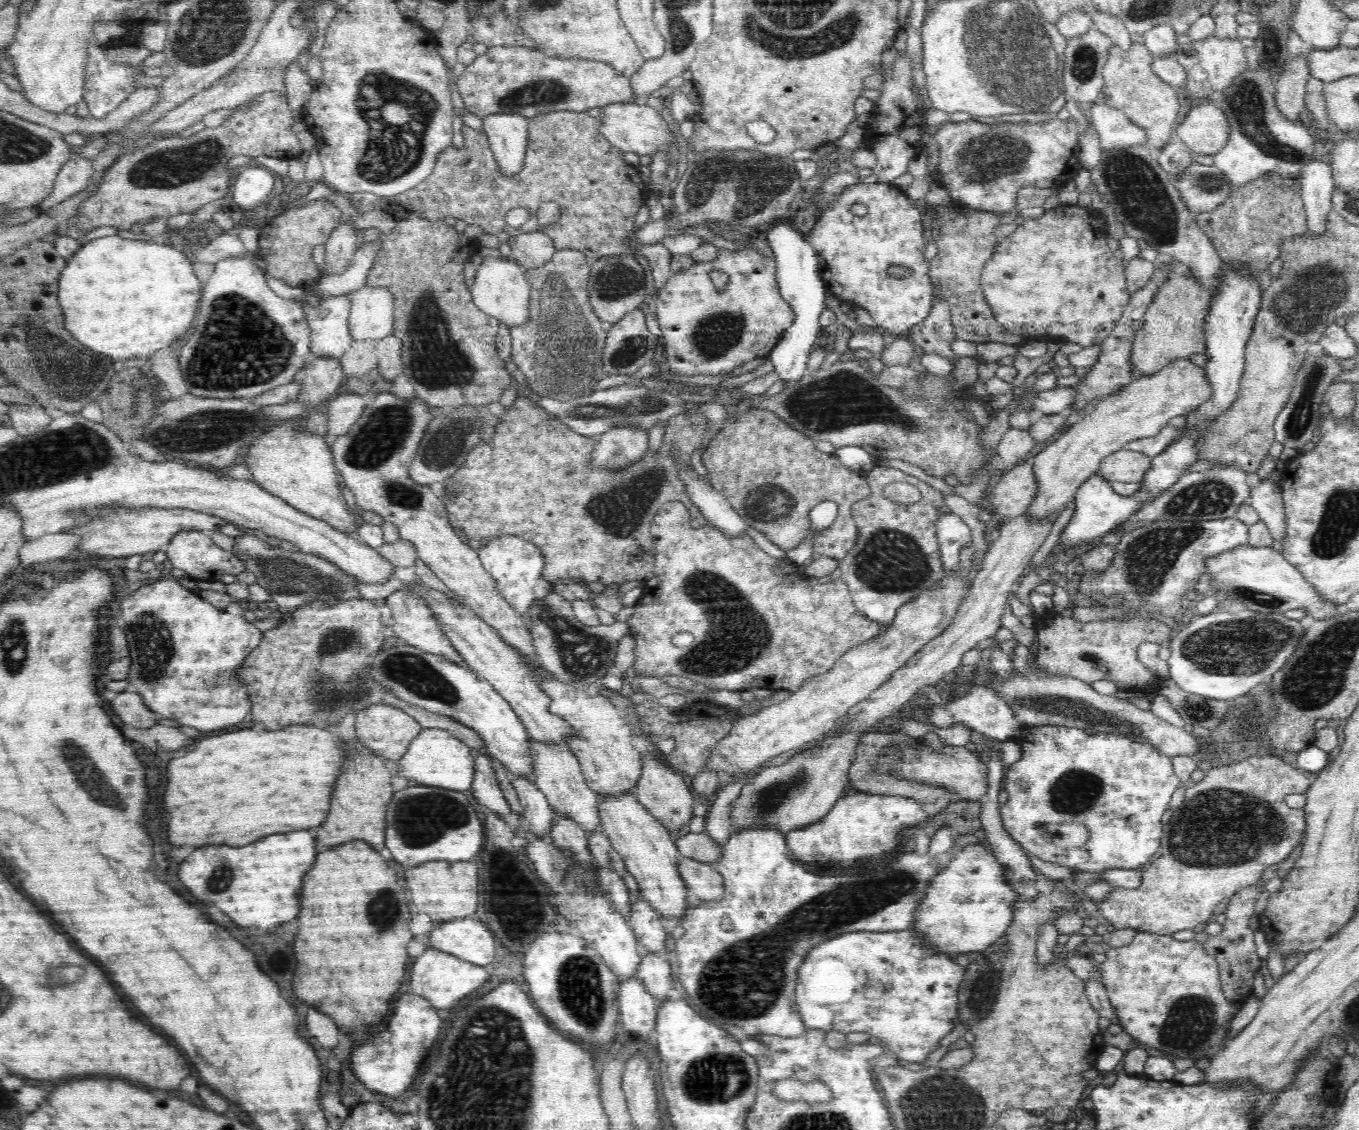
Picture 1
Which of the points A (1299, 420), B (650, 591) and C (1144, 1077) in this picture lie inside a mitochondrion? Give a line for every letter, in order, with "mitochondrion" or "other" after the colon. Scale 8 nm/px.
A: mitochondrion
B: other
C: other

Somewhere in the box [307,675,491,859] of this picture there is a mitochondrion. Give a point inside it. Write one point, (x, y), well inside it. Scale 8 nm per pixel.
(418, 819)

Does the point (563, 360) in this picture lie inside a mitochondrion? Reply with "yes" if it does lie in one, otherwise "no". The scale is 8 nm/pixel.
yes

